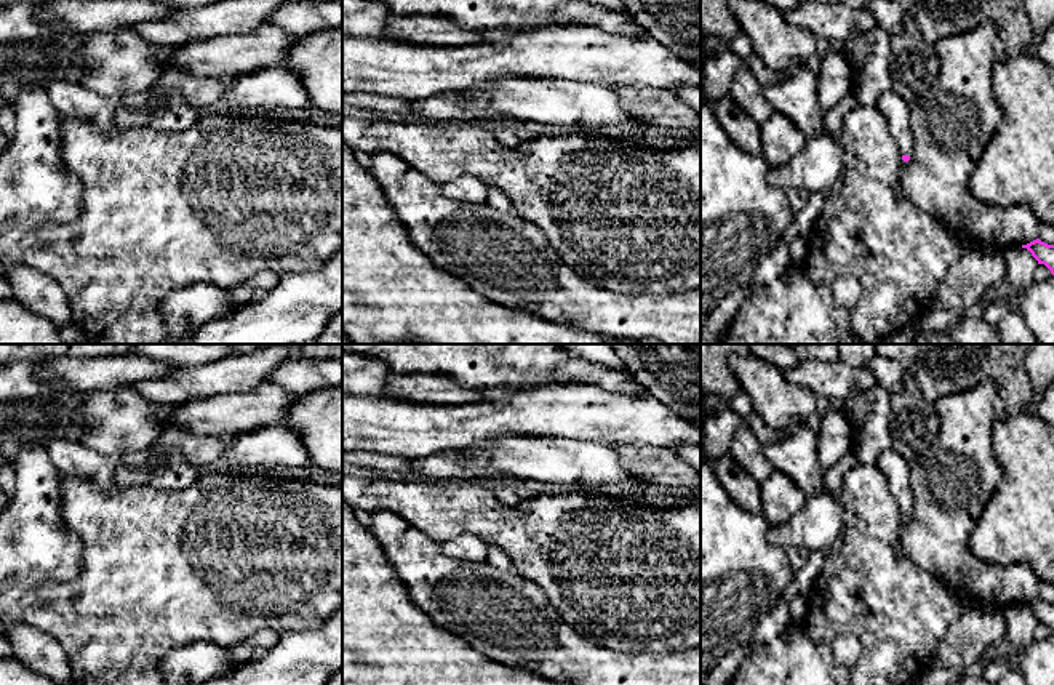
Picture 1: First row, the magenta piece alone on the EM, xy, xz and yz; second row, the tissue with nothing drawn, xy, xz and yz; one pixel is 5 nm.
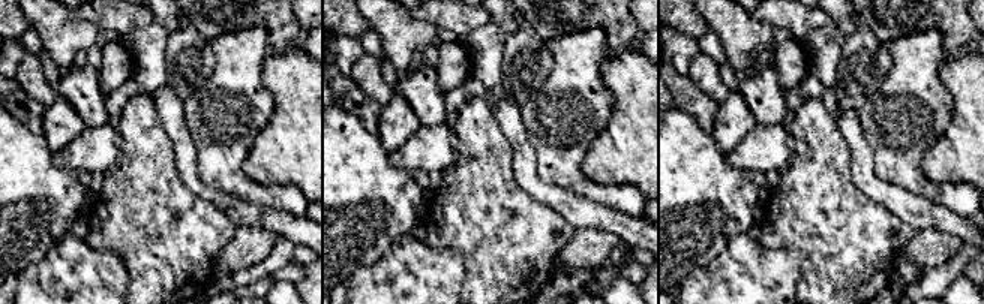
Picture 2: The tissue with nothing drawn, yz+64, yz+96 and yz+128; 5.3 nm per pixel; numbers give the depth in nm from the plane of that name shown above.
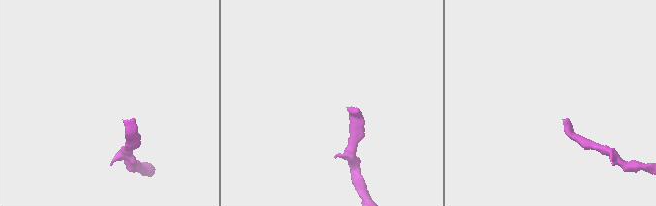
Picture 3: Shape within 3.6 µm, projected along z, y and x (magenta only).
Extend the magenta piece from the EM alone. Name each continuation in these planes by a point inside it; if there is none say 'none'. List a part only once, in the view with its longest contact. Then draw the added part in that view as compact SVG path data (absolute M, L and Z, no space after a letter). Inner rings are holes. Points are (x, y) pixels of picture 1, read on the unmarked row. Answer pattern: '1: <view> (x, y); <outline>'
1: yz (894, 468); M896 450L883 451L875 463L886 477L888 488L900 511L912 514L913 493L910 488L910 463L907 463Z

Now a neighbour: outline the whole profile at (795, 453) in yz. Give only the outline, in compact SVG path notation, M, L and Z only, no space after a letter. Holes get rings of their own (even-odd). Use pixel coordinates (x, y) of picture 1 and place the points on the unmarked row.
M806 423L781 434L774 443L763 447L763 450L771 466L787 474L801 488L806 499L825 491L824 471L819 463L819 434Z

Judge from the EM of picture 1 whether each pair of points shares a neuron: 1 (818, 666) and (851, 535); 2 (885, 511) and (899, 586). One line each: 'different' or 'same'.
1: different
2: same

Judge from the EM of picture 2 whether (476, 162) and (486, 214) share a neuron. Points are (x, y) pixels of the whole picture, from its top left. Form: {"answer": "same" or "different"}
{"answer": "same"}

